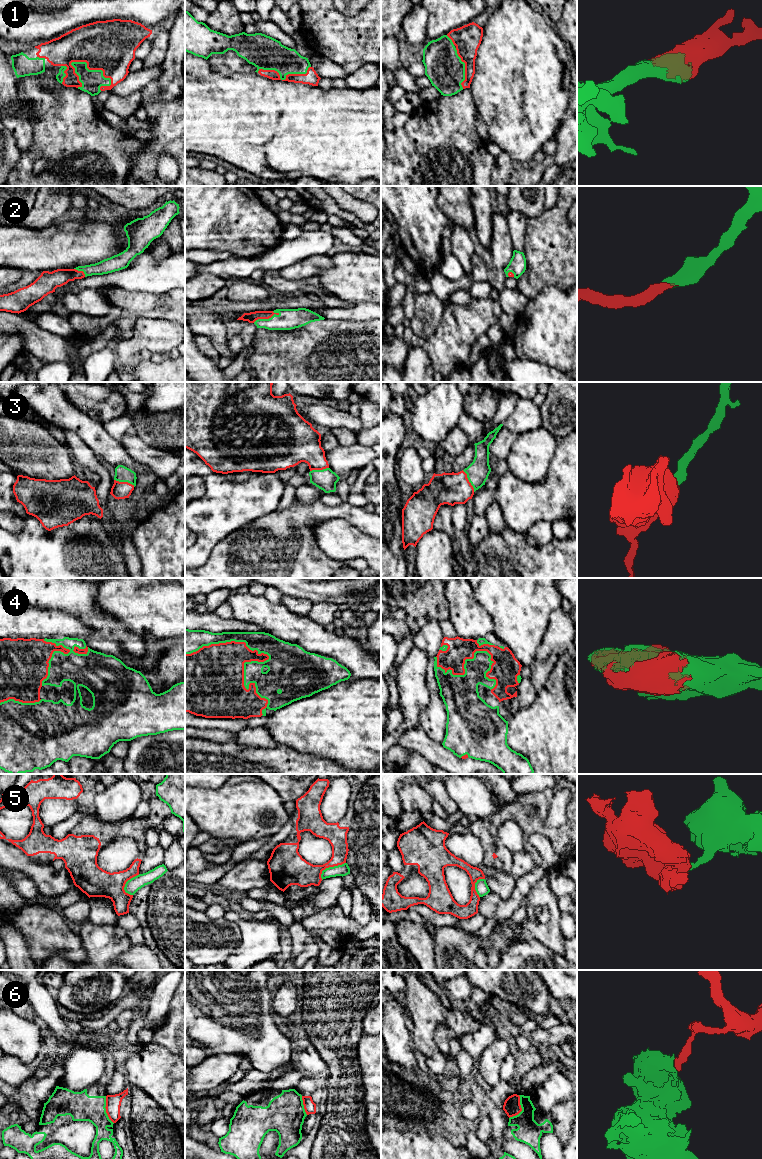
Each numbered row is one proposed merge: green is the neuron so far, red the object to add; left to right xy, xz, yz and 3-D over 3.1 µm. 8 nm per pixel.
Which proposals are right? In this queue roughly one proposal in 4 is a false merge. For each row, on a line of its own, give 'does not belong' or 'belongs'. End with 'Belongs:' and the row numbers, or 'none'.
1: belongs
2: belongs
3: belongs
4: belongs
5: does not belong
6: does not belong
Belongs: 1, 2, 3, 4

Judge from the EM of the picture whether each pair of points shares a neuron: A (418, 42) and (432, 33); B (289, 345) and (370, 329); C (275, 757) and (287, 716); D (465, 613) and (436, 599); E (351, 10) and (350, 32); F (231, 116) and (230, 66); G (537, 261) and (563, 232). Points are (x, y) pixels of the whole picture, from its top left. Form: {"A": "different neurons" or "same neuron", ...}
{"A": "different neurons", "B": "same neuron", "C": "different neurons", "D": "different neurons", "E": "different neurons", "F": "different neurons", "G": "same neuron"}

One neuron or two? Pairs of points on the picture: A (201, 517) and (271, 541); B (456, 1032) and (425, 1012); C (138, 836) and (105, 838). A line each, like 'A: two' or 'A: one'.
A: two
B: one
C: one

